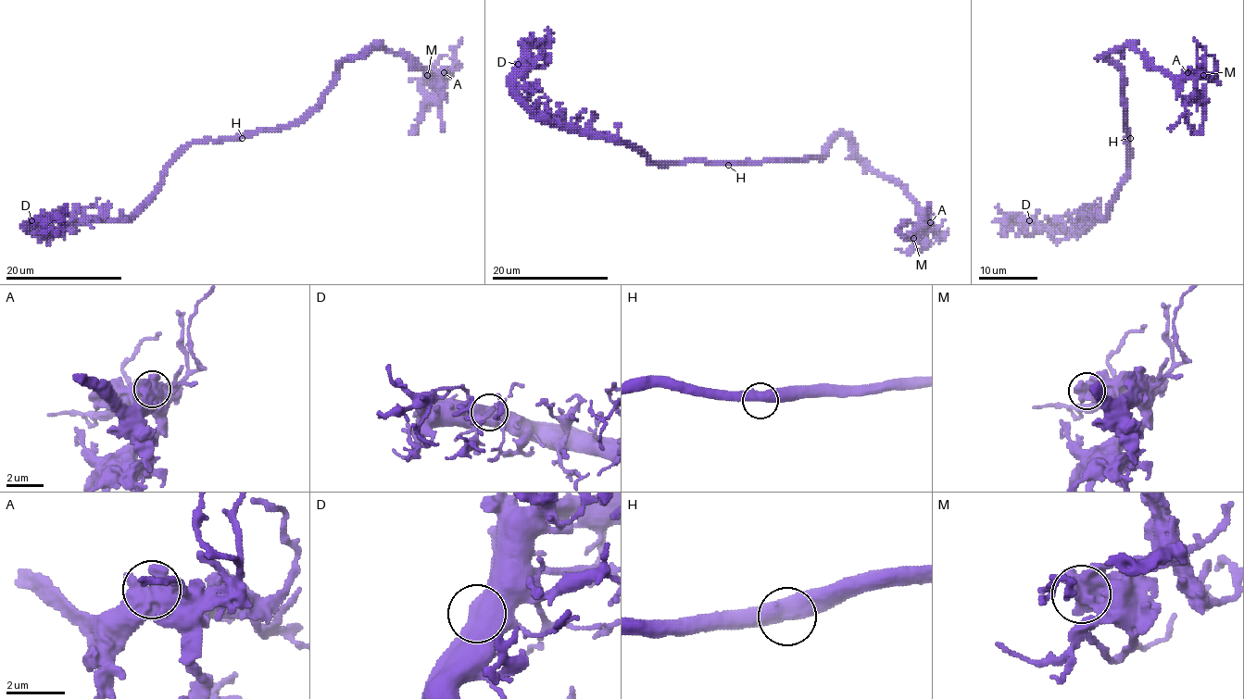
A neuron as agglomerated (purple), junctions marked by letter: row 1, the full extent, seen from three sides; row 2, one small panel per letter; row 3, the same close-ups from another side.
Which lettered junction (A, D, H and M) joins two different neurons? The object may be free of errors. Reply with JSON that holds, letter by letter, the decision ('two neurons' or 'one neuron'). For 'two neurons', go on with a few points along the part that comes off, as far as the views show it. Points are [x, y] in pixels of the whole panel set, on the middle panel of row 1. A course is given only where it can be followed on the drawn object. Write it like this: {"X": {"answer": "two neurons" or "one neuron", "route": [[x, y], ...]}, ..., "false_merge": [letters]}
{"A": {"answer": "one neuron"}, "D": {"answer": "two neurons", "route": [[518, 65], [510, 79], [510, 92], [536, 118], [569, 130], [584, 131], [594, 117], [592, 121]]}, "H": {"answer": "one neuron"}, "M": {"answer": "one neuron"}, "false_merge": ["D"]}

